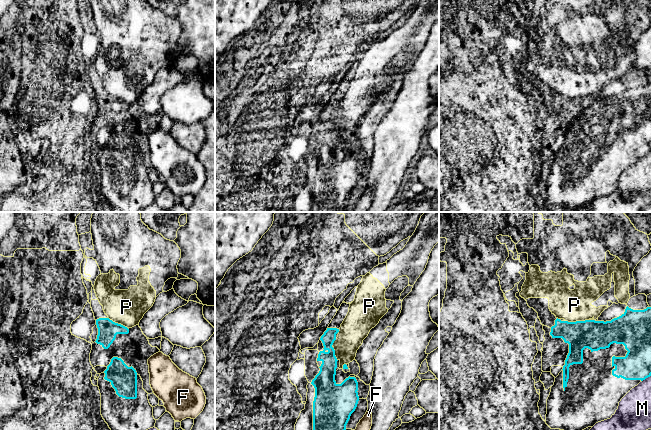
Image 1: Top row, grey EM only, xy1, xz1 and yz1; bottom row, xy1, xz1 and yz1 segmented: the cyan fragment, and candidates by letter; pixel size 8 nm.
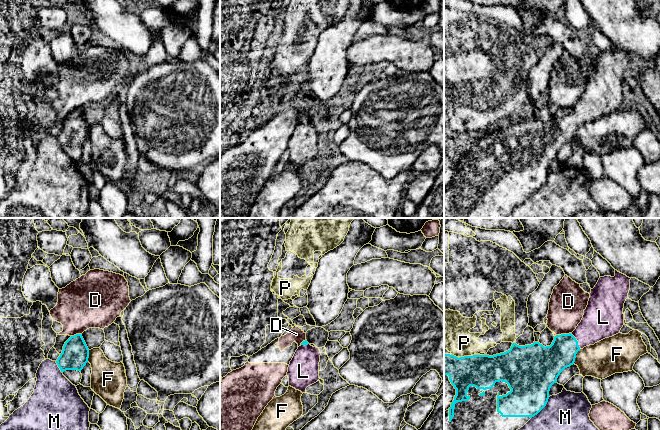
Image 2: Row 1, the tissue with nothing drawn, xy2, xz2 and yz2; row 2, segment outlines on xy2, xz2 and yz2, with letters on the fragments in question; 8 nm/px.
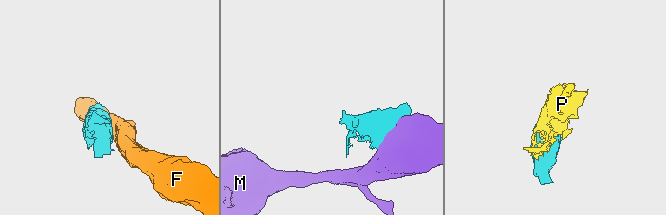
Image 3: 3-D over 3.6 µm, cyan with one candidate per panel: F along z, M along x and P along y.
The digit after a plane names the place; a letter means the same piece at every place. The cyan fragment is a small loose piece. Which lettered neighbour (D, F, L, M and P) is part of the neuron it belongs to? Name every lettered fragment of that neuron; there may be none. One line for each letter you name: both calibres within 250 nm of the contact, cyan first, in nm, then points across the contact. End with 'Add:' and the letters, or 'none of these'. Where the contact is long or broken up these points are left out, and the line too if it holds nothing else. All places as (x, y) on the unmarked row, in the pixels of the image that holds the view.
L: Thickness 240 nm (cyan) against 280 nm. Path across: yz2 (553, 135), (569, 120), (577, 117), (600, 96)
Add: L

